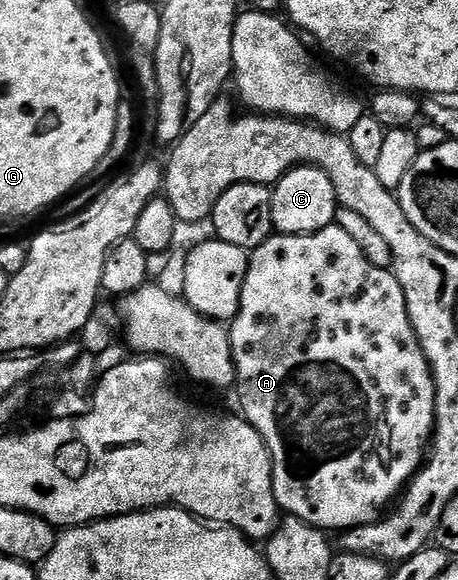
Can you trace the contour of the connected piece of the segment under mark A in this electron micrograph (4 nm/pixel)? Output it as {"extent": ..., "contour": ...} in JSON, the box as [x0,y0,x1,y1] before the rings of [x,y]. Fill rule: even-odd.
{"extent":[229,224,435,532],"contour":[[[332,224],[316,234],[276,233],[266,238],[256,250],[250,251],[245,284],[241,288],[241,304],[229,329],[235,361],[235,386],[239,390],[239,402],[243,405],[241,414],[253,428],[257,428],[265,440],[267,451],[271,453],[273,492],[280,511],[324,532],[346,532],[379,521],[423,465],[431,435],[435,433],[435,381],[425,352],[417,340],[417,332],[413,332],[405,292],[394,273],[377,268],[377,264],[369,264],[365,252],[357,248],[357,243],[340,226]]]}

